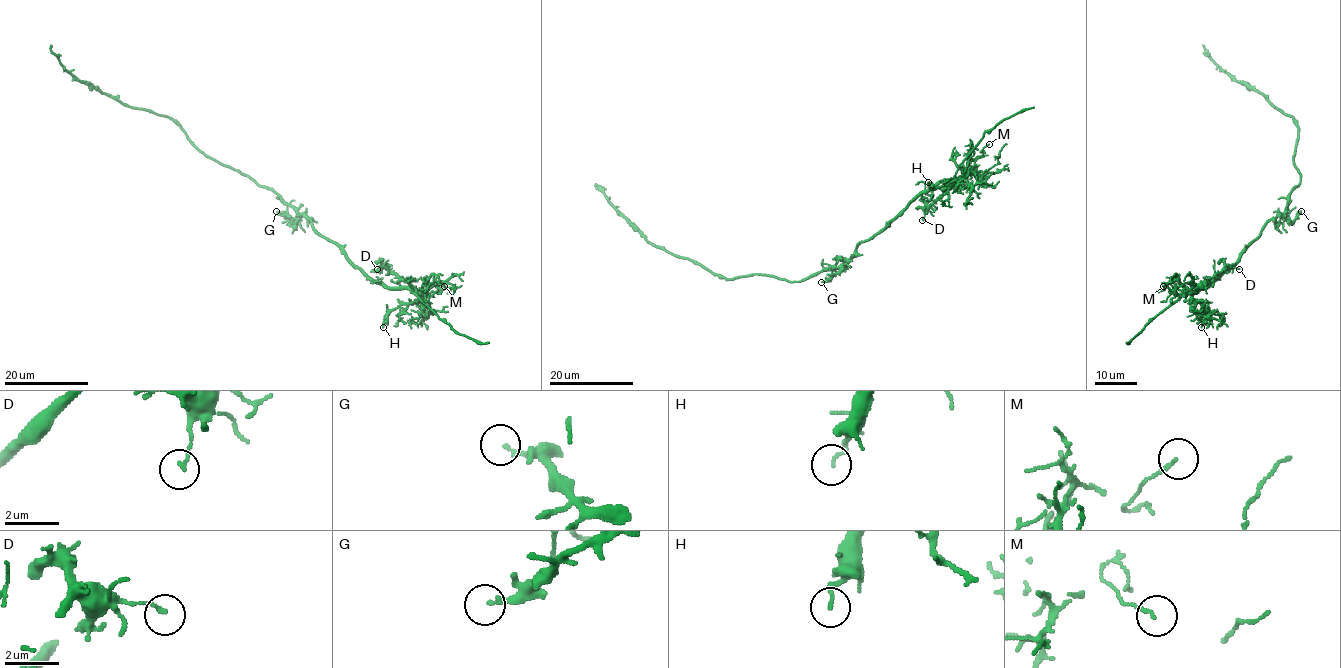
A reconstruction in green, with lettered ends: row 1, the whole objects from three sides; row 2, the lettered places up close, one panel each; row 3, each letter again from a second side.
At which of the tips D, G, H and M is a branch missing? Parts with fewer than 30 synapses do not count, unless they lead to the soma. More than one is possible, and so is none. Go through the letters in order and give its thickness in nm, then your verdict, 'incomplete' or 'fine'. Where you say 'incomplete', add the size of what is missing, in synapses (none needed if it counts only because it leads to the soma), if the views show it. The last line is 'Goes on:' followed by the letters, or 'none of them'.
D: 130 nm | fine
G: 170 nm | fine
H: 110 nm | fine
M: 120 nm | fine
Goes on: none of them

